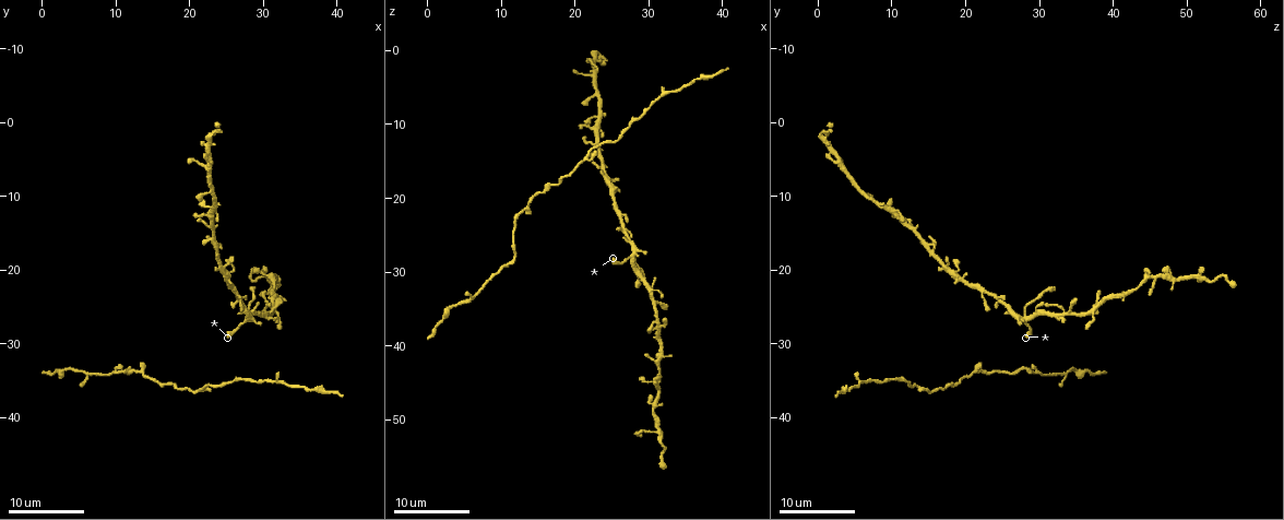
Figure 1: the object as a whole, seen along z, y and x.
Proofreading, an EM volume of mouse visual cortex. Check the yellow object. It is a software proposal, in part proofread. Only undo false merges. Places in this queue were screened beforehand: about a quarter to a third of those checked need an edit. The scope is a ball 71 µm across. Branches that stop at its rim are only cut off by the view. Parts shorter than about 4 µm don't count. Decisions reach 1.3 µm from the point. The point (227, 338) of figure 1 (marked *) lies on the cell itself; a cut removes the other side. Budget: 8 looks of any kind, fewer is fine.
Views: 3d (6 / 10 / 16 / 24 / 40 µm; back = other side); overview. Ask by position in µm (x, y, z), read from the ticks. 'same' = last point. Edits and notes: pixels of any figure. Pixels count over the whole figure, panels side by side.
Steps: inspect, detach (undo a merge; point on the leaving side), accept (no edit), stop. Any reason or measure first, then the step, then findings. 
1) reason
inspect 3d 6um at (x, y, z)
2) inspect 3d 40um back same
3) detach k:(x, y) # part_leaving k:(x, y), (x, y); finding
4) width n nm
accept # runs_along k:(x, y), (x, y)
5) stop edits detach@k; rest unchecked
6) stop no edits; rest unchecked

thin arm on a thick one
inspect 3d 10um at (10.0, 34.0, 29.0)

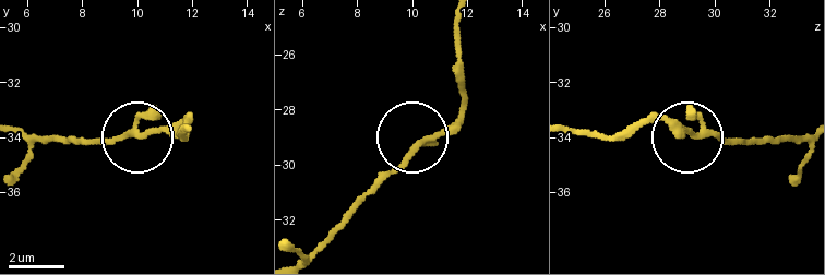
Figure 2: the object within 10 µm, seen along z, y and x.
other side
inspect 3d 10um back at (10.1, 33.8, 29.2)

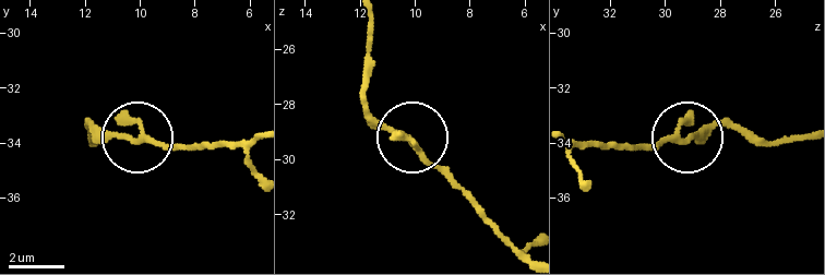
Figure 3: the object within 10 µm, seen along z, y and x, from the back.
width 190 nm
accept # all the same cell

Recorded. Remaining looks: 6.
three arms meet
inspect 3d 16um at (31.0, 21.0, 51.5)

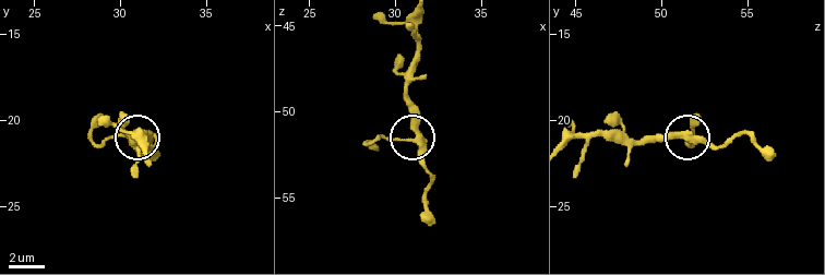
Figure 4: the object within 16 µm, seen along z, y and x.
closer look
inspect 3d 6um at (31.1, 21.2, 51.7)

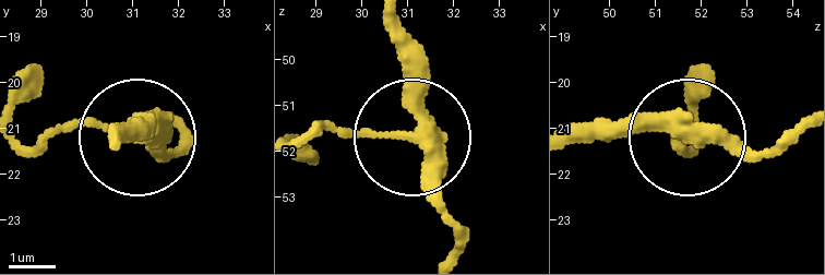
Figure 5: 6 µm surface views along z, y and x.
accept # runs_along 5:(395, 20), (406, 133), (293, 138); continuous, no second cell

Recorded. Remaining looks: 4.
thin arm on a thick one
inspect 3d 16um at (31.5, 23.5, 41.5)

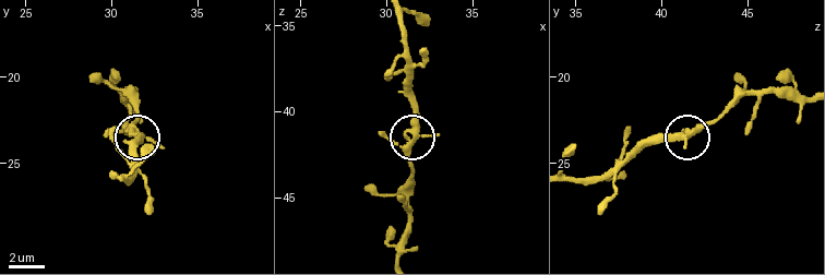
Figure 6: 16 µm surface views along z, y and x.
accept # runs_along 6:(568, 182), (612, 175), (652, 145), (691, 136), (733, 99); continuous, no second cell

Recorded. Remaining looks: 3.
four-way junction
inspect 3d 10um at (27.5, 26.5, 28.5)

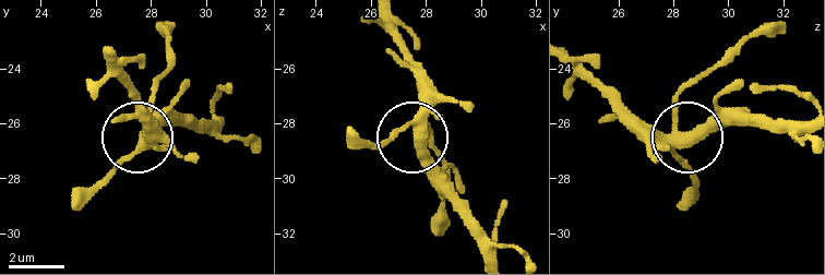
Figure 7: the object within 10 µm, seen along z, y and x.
accept # runs_along 7:(348, 128), (374, 142), (414, 132), (442, 195); one cell here

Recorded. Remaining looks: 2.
stop no edits; rest unchecked

